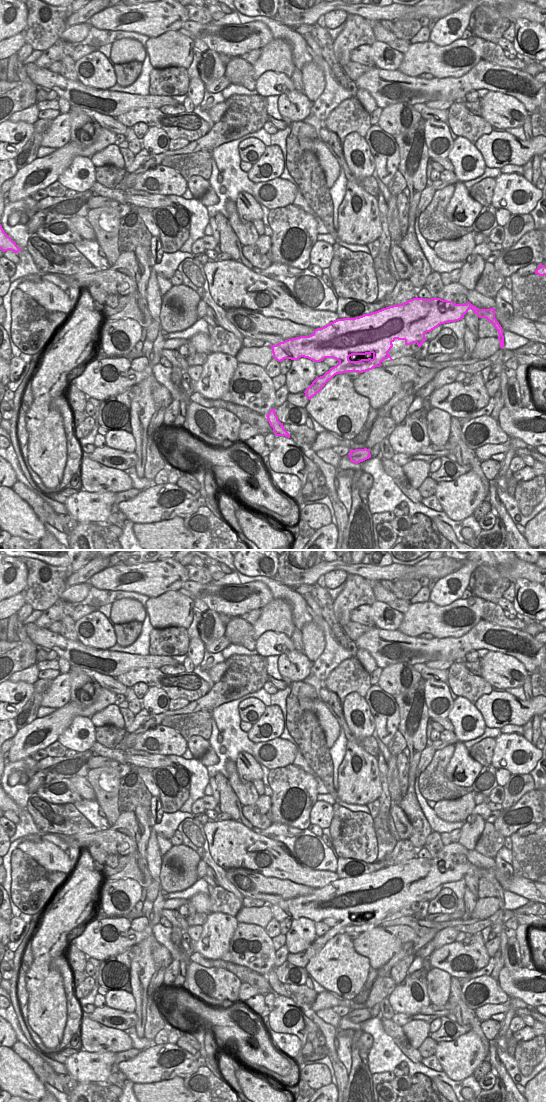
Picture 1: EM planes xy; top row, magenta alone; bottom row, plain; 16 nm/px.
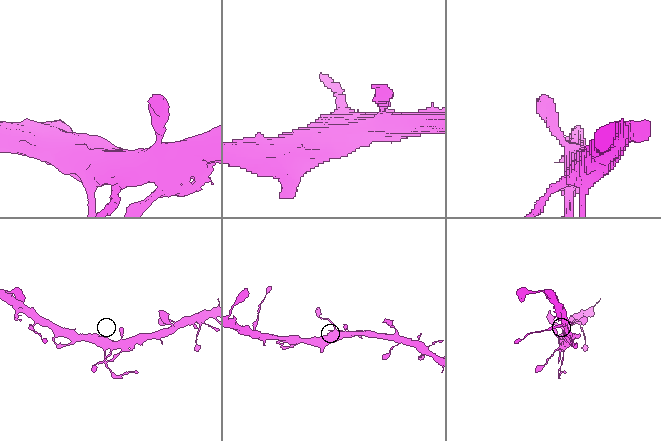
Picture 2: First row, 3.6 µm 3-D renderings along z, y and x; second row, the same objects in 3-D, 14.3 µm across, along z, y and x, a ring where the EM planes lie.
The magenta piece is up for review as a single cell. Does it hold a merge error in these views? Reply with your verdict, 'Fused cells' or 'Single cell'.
Fused cells

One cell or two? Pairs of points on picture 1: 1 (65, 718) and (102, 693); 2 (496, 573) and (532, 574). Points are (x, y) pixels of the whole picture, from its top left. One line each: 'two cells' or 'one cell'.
1: one cell
2: one cell

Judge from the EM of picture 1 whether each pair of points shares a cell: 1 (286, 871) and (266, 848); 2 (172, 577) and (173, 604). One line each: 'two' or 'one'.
1: one
2: two

